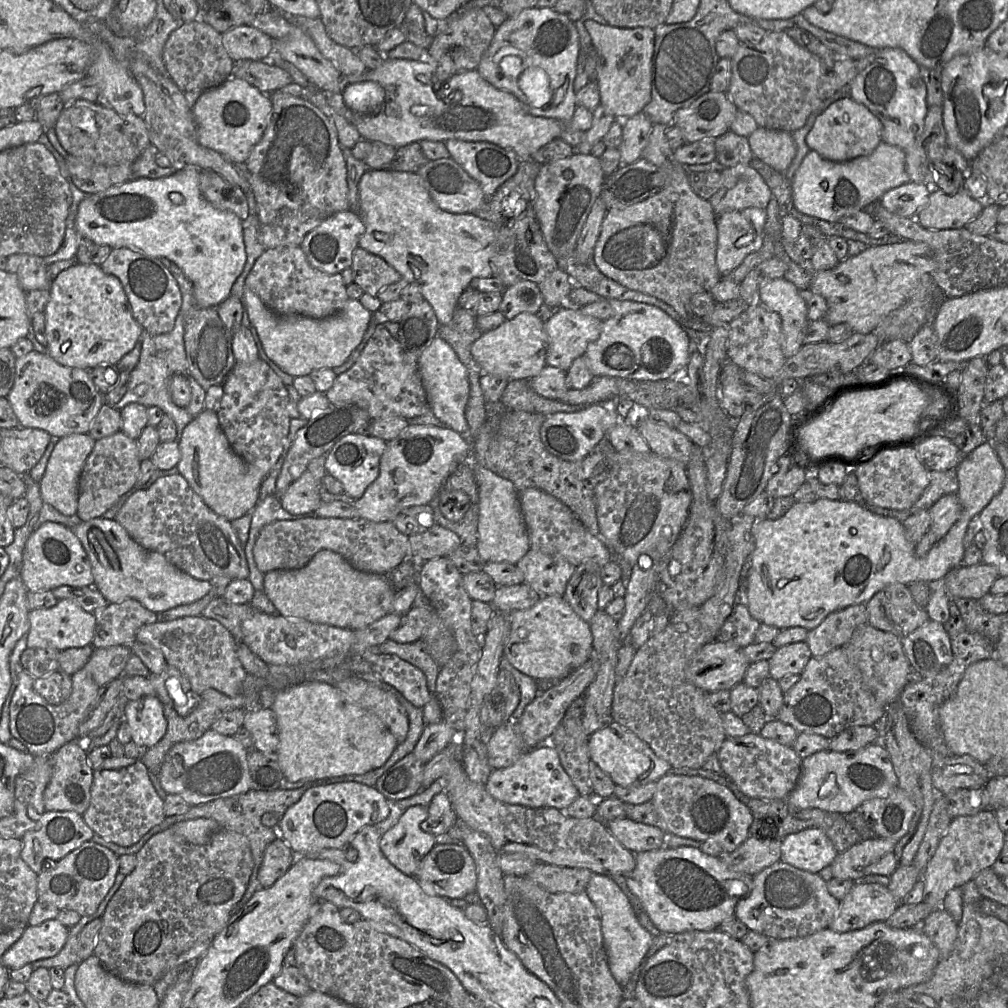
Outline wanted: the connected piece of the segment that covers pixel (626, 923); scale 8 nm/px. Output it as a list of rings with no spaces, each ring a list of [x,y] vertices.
[[[593,874],[586,887],[586,893],[599,914],[611,974],[623,987],[643,964],[654,936],[640,924],[627,897],[611,877]]]

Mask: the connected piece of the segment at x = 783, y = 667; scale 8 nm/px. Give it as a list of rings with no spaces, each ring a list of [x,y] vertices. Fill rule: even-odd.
[[[805,641],[790,643],[776,649],[769,662],[769,676],[779,680],[786,675],[801,674],[812,657]]]

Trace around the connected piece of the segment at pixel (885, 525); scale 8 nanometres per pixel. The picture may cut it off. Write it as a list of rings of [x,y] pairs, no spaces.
[[[992,441],[976,447],[963,458],[956,469],[959,482],[956,495],[961,504],[961,514],[948,533],[922,557],[915,554],[916,545],[907,539],[901,522],[893,517],[874,514],[864,504],[854,501],[818,498],[814,502],[795,502],[778,519],[758,519],[753,526],[755,546],[745,580],[745,598],[740,602],[747,606],[750,615],[760,623],[779,630],[795,626],[811,630],[831,612],[851,605],[865,604],[875,593],[890,584],[908,585],[914,581],[943,578],[962,562],[964,536],[970,522],[978,518],[980,512],[1001,491],[1005,482],[1005,469]]]

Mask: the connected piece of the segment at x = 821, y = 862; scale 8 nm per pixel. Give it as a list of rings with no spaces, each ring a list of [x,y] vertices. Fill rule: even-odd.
[[[811,827],[784,837],[780,861],[800,870],[818,873],[831,865],[837,855],[825,832]]]

